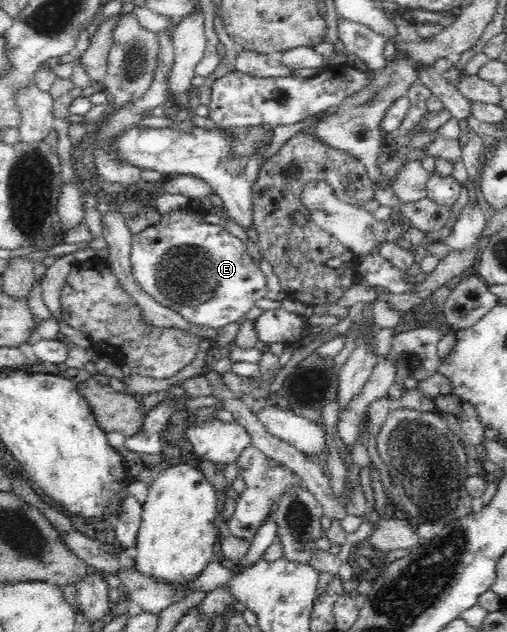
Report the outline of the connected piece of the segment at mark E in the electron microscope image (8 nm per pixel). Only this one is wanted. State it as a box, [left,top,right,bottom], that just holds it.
[130,207,268,329]

